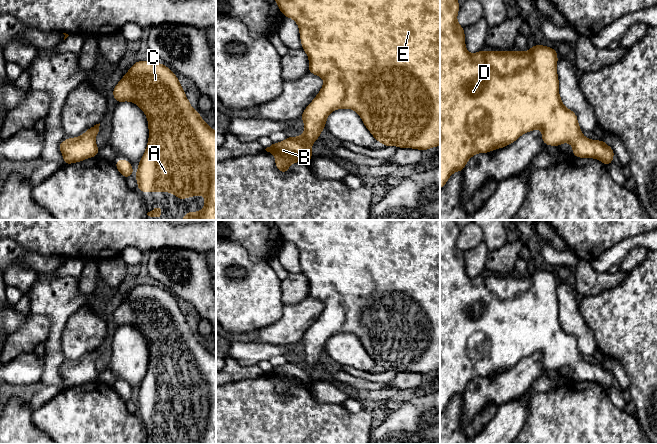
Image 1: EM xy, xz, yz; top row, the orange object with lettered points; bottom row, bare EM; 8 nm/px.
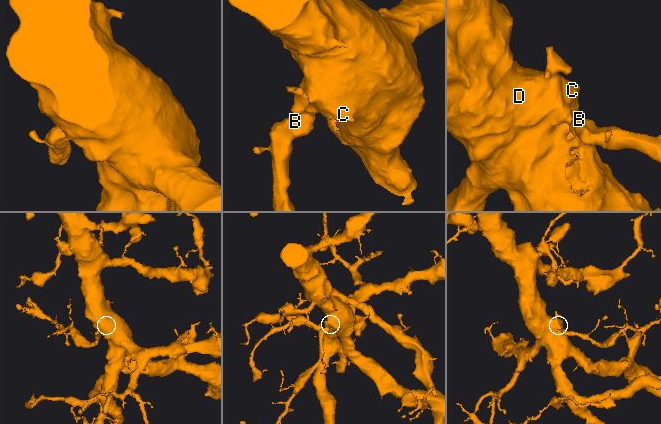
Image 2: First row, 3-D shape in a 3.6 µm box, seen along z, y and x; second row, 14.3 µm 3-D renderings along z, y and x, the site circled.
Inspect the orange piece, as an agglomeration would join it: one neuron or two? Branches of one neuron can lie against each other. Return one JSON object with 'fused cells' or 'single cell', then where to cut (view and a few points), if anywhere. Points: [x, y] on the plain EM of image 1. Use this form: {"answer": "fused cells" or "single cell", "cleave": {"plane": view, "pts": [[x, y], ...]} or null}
{"answer": "single cell", "cleave": null}

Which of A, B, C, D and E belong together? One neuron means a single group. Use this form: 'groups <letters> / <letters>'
groups A B C D E

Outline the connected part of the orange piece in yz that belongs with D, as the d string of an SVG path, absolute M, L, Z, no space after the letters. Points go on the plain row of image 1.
M440 220L440 413L446 408L453 396L463 395L467 385L477 377L489 377L494 373L501 373L515 366L522 358L540 352L542 354L542 365L545 369L560 370L567 366L573 369L572 379L578 382L596 382L606 390L613 386L615 379L613 373L602 363L600 365L591 364L583 360L579 352L577 339L567 333L559 320L559 303L557 300L558 280L555 272L544 269L534 269L527 276L509 274L501 276L492 274L485 276L480 274L475 278L470 278L465 271L464 252L457 245L460 228L455 220Z

